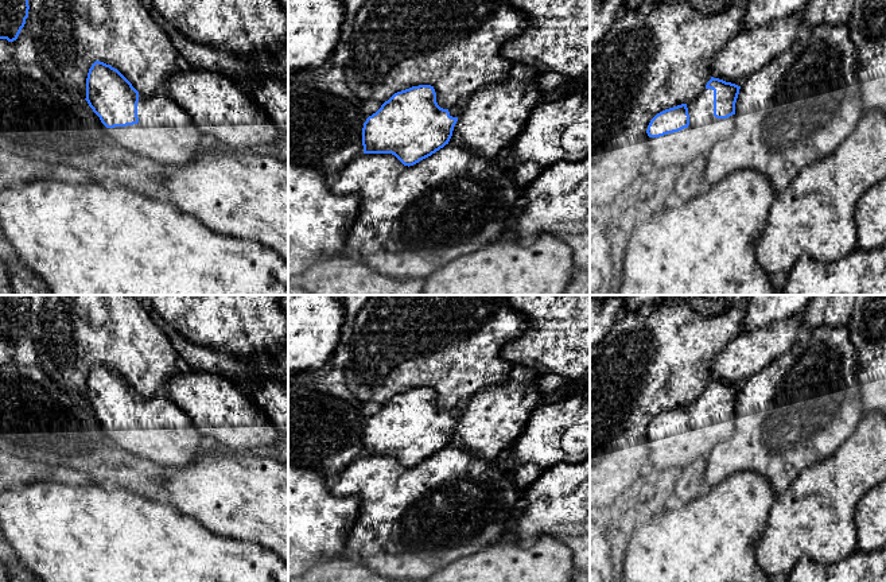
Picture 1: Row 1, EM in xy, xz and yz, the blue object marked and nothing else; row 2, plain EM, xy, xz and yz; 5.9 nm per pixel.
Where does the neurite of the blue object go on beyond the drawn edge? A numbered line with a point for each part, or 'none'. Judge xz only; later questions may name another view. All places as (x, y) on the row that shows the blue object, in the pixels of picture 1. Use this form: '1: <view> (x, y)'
1: xz (455, 111)

